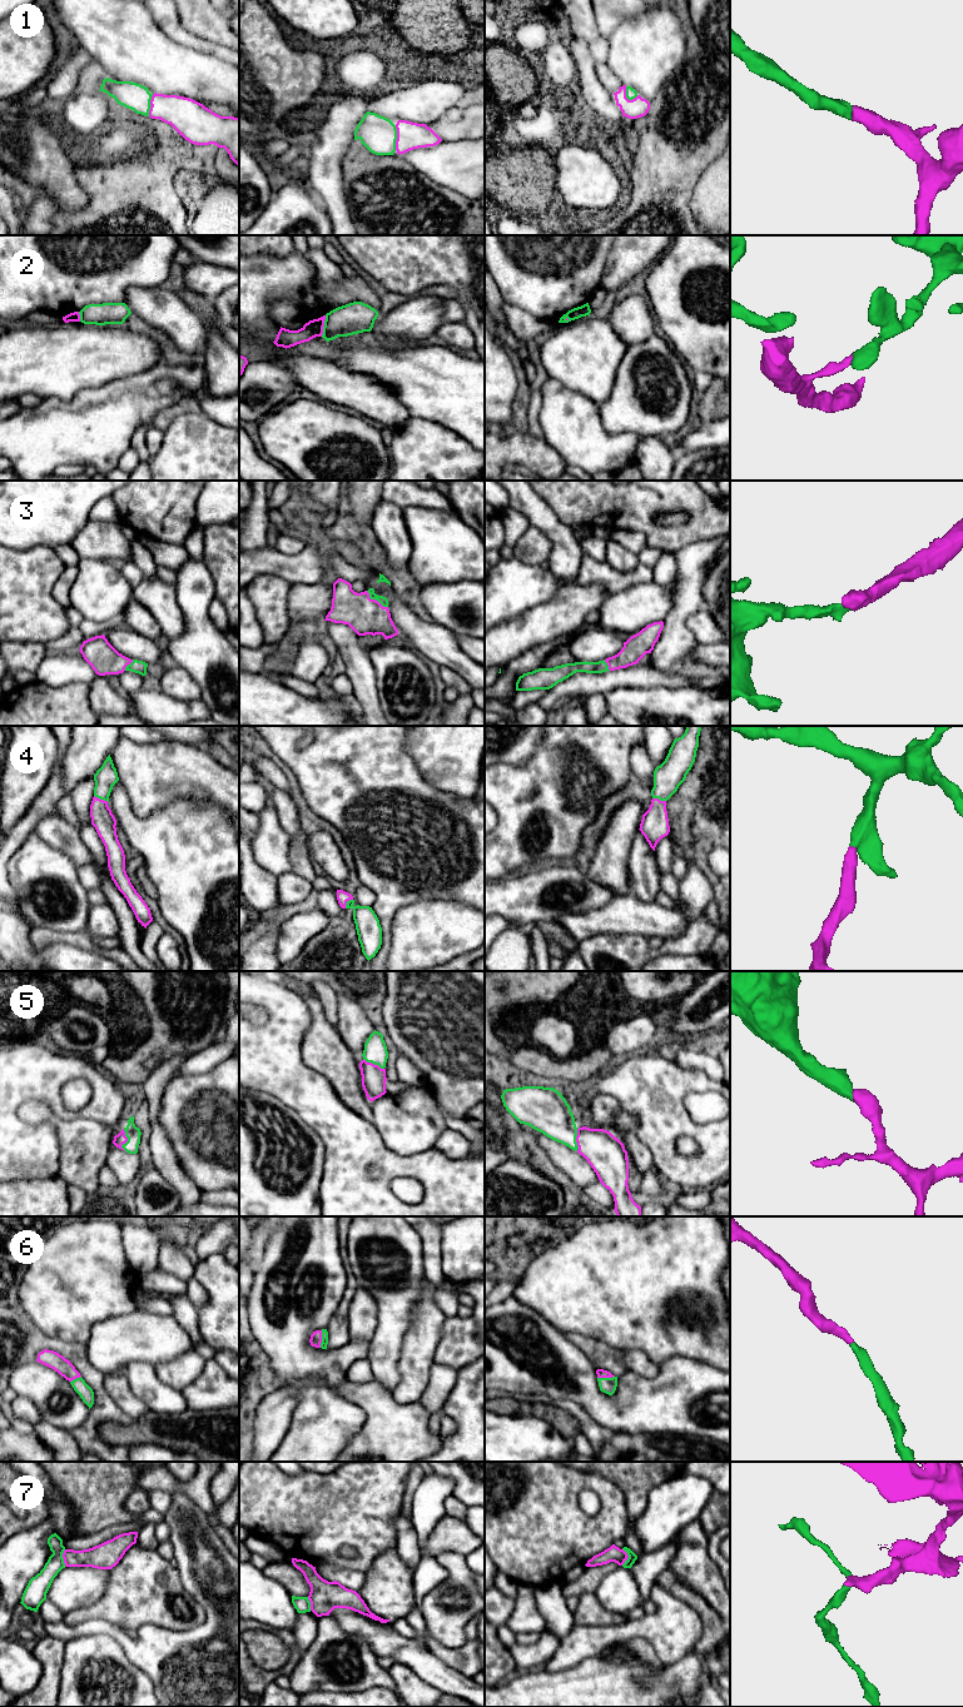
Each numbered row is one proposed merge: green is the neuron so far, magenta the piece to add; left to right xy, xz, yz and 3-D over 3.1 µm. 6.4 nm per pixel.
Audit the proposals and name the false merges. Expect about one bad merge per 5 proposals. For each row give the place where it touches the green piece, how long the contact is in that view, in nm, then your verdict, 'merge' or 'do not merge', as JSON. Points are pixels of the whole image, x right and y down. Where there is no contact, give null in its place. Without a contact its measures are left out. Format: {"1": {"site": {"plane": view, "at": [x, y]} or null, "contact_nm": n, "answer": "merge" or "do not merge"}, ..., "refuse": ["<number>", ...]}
{"1": {"site": {"plane": "xz", "at": [396, 138]}, "contact_nm": 160, "answer": "merge"}, "2": {"site": {"plane": "xz", "at": [324, 326]}, "contact_nm": 140, "answer": "do not merge"}, "3": {"site": {"plane": "xz", "at": [376, 600]}, "contact_nm": 180, "answer": "merge"}, "4": {"site": {"plane": "xy", "at": [102, 799]}, "contact_nm": 100, "answer": "merge"}, "5": {"site": {"plane": "xy", "at": [128, 1140]}, "contact_nm": 140, "answer": "merge"}, "6": {"site": {"plane": "xz", "at": [322, 1339]}, "contact_nm": 110, "answer": "merge"}, "7": {"site": {"plane": "yz", "at": [629, 1557]}, "contact_nm": 110, "answer": "do not merge"}, "refuse": ["2", "7"]}

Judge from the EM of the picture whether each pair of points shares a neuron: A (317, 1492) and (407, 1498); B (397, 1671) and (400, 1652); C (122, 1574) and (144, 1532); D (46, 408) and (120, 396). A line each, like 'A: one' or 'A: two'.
A: two
B: two
C: two
D: one

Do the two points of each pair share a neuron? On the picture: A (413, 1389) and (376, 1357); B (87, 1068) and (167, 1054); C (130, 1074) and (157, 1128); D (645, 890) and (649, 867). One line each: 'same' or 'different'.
A: different
B: different
C: different
D: same

